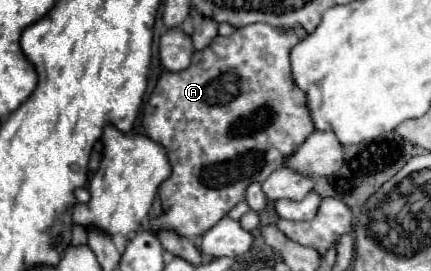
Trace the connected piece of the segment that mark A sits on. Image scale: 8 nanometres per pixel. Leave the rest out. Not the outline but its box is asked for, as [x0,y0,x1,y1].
[143,23,315,237]

